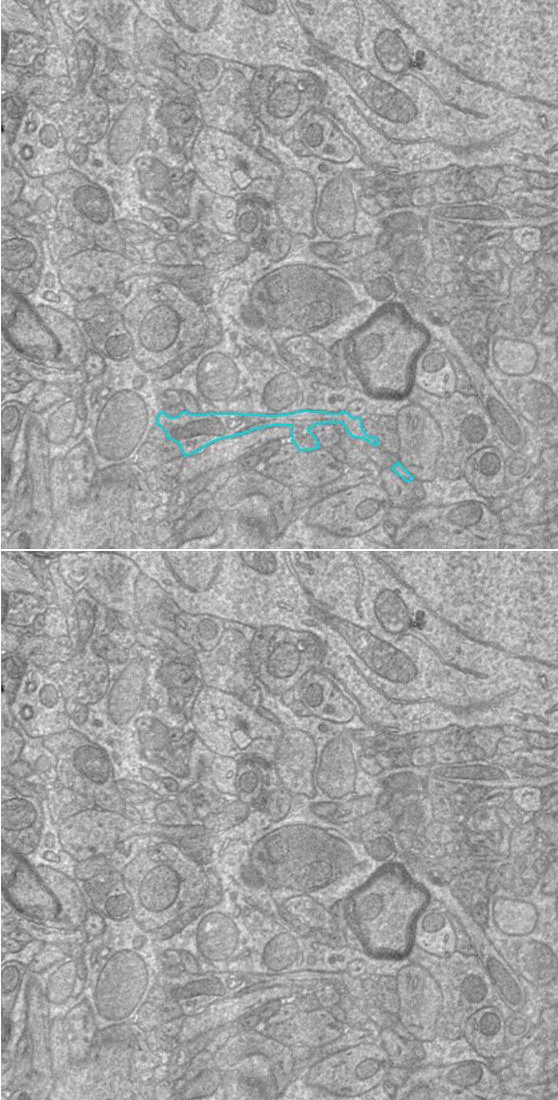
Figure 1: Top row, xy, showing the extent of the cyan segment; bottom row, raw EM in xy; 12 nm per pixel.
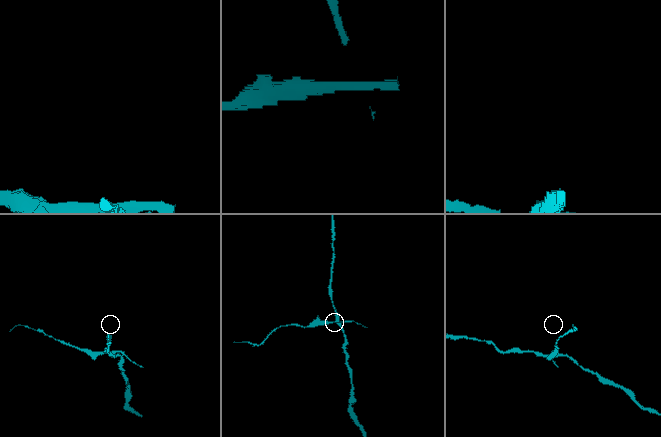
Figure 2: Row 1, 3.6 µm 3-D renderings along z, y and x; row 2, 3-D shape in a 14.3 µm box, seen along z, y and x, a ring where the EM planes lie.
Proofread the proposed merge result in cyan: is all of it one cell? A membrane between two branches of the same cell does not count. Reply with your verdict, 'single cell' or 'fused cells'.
fused cells

